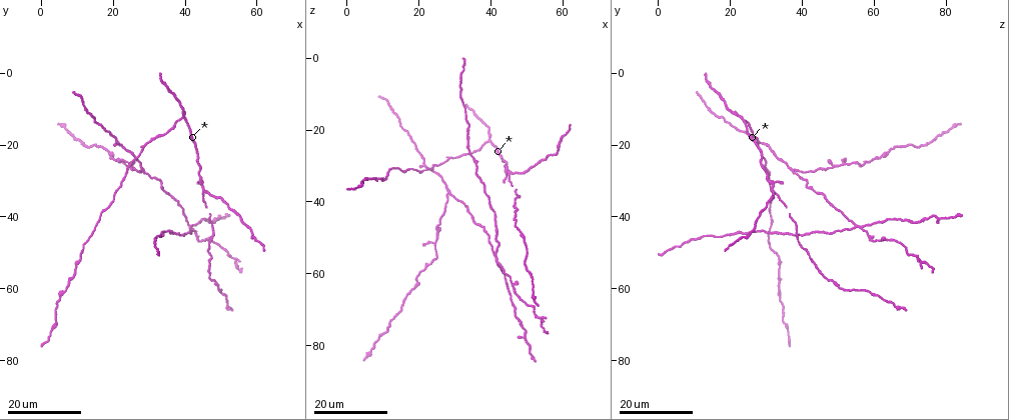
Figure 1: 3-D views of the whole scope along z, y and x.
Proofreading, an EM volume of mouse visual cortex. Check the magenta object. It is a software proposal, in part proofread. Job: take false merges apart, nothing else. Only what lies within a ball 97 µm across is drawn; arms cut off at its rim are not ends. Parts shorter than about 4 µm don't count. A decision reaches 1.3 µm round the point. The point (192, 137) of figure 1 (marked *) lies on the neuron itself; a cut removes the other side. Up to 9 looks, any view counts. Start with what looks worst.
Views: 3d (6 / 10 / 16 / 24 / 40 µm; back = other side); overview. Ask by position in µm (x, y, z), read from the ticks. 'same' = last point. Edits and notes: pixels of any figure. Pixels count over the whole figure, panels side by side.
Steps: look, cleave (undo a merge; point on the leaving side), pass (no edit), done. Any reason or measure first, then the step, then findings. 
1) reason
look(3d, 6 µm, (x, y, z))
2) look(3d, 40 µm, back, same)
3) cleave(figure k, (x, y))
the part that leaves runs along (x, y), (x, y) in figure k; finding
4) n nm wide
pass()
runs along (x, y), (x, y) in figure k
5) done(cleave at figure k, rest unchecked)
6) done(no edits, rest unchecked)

three arms meet
look(3d, 24 µm, (41.0, 42.5, 55.0))

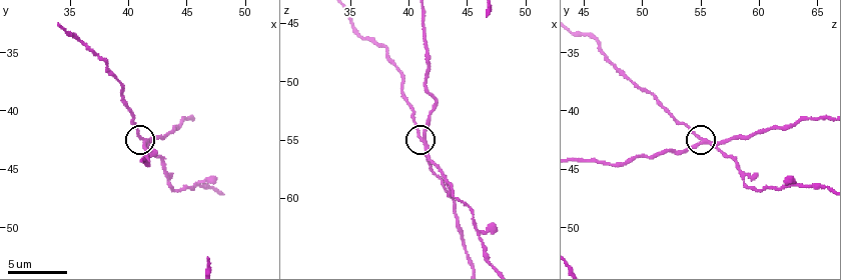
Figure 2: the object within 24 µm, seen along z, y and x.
look(3d, 10 µm, (41.6, 42.6, 55.2))

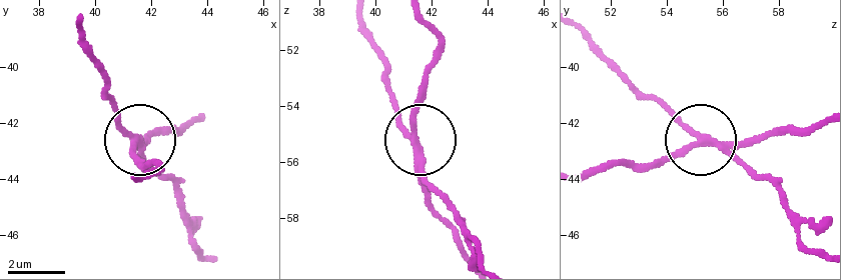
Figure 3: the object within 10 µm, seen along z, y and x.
3 arms
cleave(figure 3, (426, 183))
the part that leaves runs along (416, 151), (385, 60), (361, 17) in figure 3; a second neuron is stuck on

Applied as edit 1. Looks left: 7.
arms part here
look(3d, 24 µm, (39.5, 12.5, 23.5))

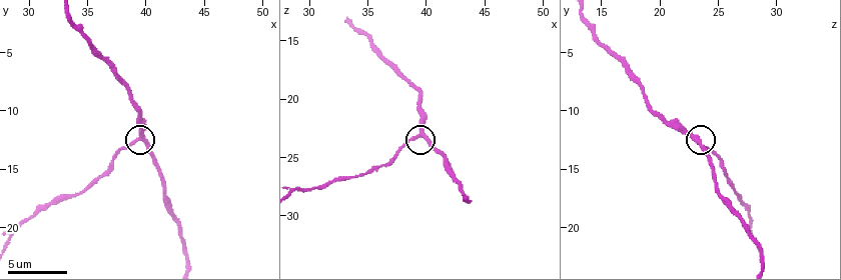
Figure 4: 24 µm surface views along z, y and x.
look(3d, 6 µm, (39.6, 12.4, 23.0))

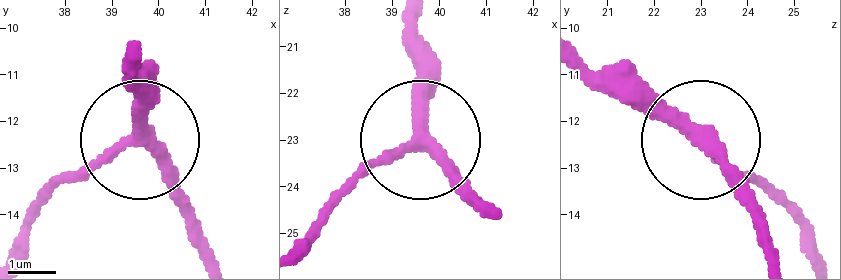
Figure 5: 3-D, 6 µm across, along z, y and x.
250 nm wide
pass()
runs along (492, 215), (428, 135), (424, 44) in figure 5; continuous, no second neuron

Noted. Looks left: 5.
branch point
look(3d, 16 µm, (45.5, 33.5, 32.0))

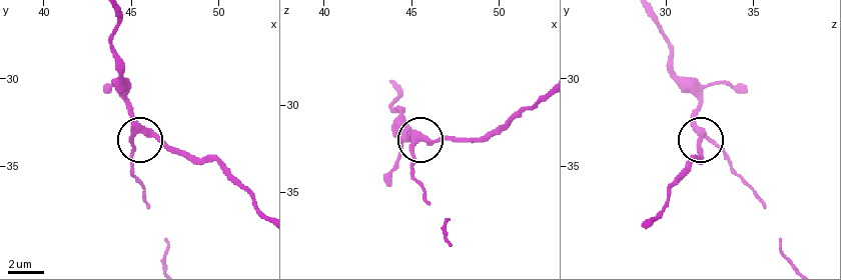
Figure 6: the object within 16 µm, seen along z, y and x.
look(3d, 10 µm, (45.2, 33.1, 32.0))

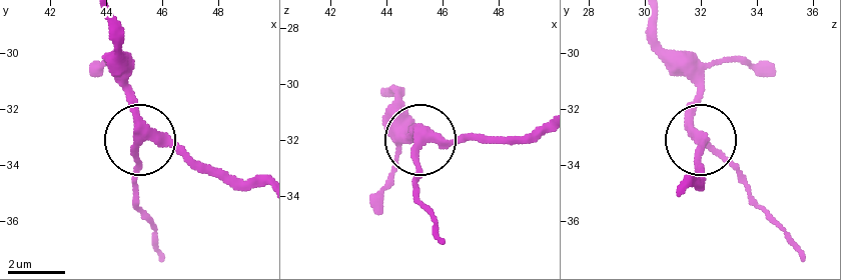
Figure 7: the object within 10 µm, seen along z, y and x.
3 arms
pass()
runs along (387, 93), (408, 136), (459, 143), (500, 136) in figure 7; one neuron here

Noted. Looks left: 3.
calibre changes
look(3d, 16 µm, (9.5, 54.0, 33.5))

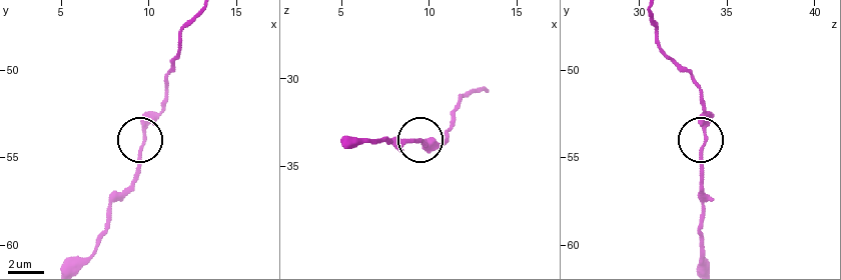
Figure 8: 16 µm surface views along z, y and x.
zoom in
look(3d, 10 µm, (9.8, 53.9, 33.7))

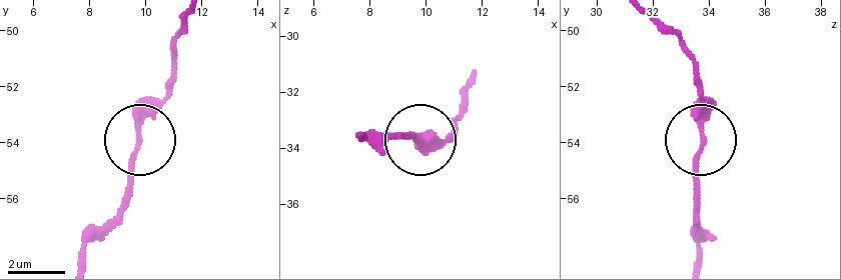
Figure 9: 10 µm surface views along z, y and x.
look(3d, 10 µm, back, (9.7, 53.8, 33.7))

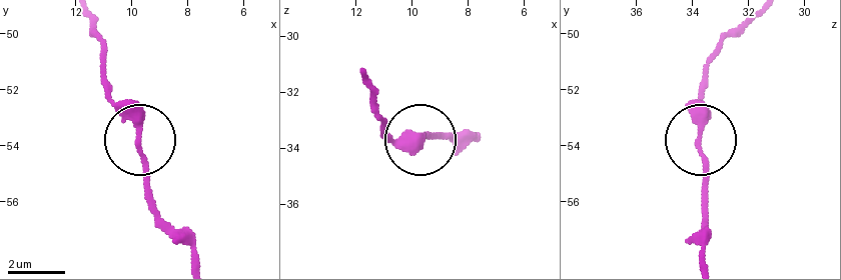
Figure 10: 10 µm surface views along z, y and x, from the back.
pass()
runs along (89, 20), (103, 49), (112, 106), (139, 142), (153, 226) in figure 10; one neuron here

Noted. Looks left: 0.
done(cleave at figure 3, rest unchecked)

